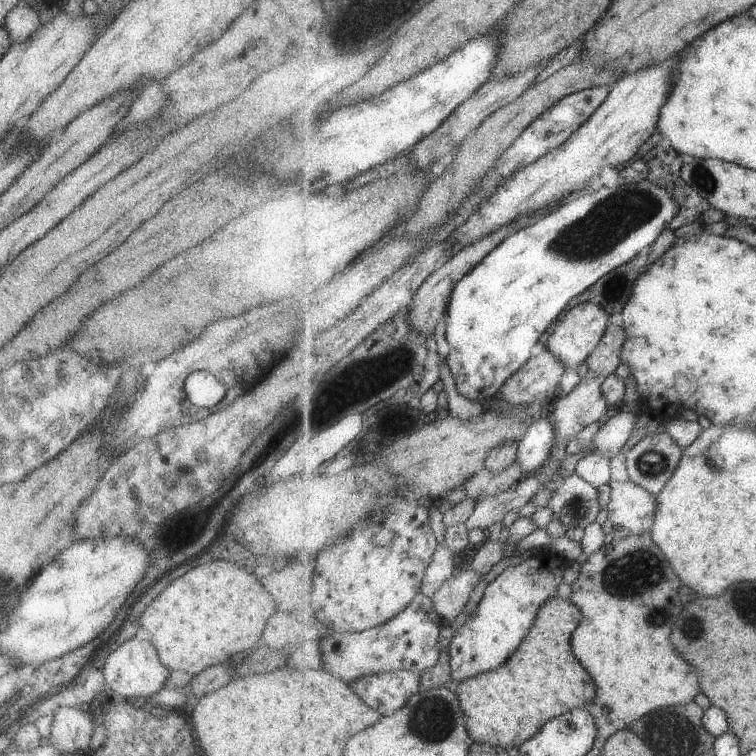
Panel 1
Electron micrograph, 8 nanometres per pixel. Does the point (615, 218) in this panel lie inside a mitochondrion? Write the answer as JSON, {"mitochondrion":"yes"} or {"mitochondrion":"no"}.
{"mitochondrion":"yes"}

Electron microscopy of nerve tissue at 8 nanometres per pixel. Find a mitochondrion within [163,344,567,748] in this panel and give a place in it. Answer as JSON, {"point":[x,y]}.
{"point":[433,720]}

